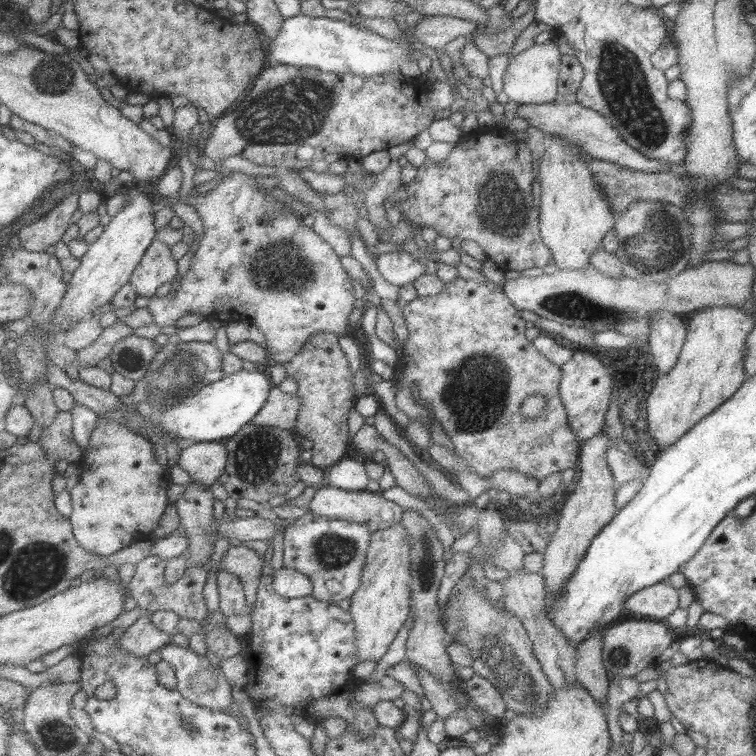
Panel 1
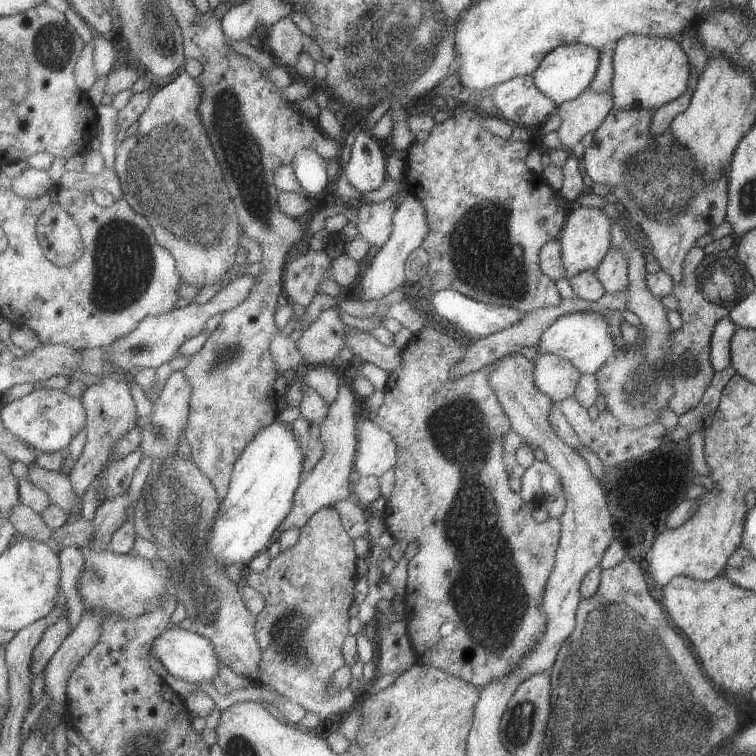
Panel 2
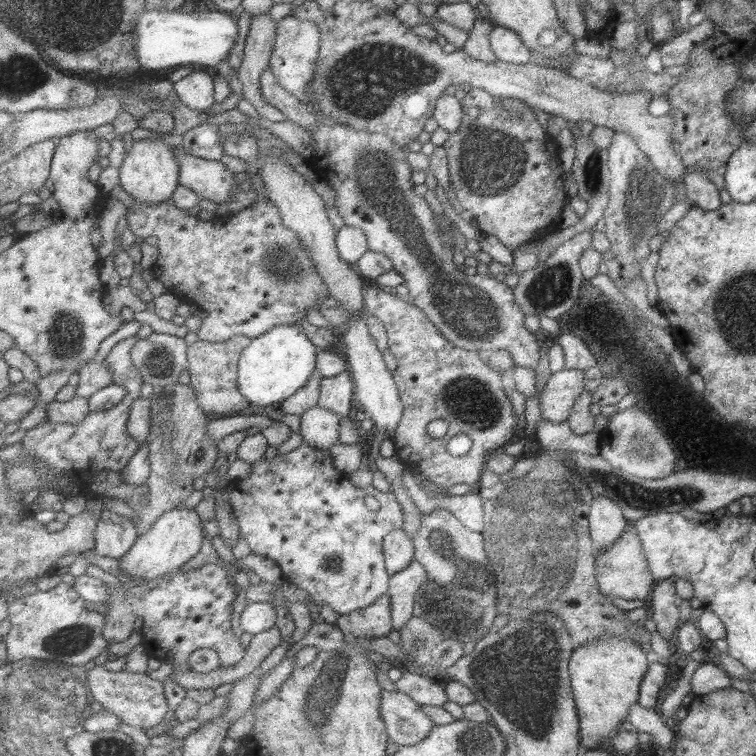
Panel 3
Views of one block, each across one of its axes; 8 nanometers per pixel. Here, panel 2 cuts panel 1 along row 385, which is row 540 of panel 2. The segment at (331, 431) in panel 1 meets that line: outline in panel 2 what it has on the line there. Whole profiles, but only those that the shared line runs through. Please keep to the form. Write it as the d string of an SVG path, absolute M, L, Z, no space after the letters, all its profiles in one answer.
M335 506L326 507L312 517L299 536L296 546L281 552L272 560L263 572L253 572L247 577L247 583L262 594L266 601L265 609L257 616L256 636L262 651L260 663L261 684L272 688L282 696L292 699L303 706L307 712L315 712L328 722L330 716L335 719L353 711L360 696L353 690L344 689L330 694L328 689L335 674L346 666L344 645L349 635L349 608L355 602L357 586L358 558L355 542L345 529L344 522Z

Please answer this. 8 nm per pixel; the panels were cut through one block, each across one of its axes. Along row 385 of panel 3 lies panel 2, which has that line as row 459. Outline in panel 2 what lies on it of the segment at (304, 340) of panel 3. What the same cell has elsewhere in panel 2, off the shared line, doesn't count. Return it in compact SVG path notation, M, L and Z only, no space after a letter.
M274 421L270 426L264 427L250 442L245 453L240 457L240 461L234 467L228 497L222 501L216 522L207 538L209 556L213 556L217 562L225 564L225 568L227 568L234 563L247 566L254 557L262 551L267 551L276 540L283 522L293 511L295 494L305 480L305 462L305 452L289 425Z

